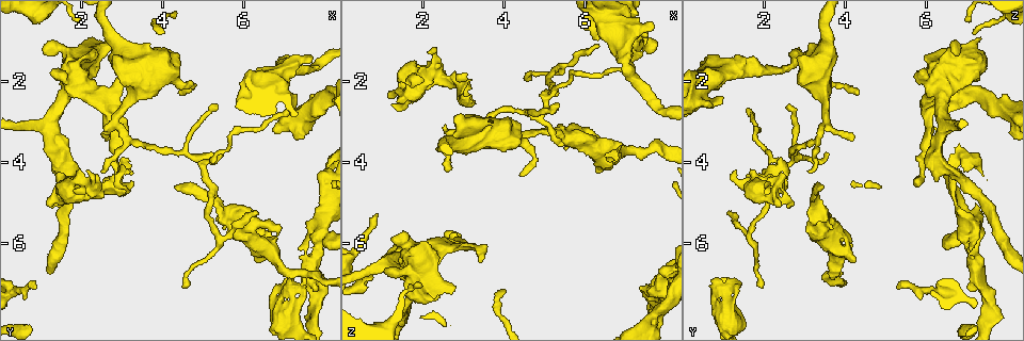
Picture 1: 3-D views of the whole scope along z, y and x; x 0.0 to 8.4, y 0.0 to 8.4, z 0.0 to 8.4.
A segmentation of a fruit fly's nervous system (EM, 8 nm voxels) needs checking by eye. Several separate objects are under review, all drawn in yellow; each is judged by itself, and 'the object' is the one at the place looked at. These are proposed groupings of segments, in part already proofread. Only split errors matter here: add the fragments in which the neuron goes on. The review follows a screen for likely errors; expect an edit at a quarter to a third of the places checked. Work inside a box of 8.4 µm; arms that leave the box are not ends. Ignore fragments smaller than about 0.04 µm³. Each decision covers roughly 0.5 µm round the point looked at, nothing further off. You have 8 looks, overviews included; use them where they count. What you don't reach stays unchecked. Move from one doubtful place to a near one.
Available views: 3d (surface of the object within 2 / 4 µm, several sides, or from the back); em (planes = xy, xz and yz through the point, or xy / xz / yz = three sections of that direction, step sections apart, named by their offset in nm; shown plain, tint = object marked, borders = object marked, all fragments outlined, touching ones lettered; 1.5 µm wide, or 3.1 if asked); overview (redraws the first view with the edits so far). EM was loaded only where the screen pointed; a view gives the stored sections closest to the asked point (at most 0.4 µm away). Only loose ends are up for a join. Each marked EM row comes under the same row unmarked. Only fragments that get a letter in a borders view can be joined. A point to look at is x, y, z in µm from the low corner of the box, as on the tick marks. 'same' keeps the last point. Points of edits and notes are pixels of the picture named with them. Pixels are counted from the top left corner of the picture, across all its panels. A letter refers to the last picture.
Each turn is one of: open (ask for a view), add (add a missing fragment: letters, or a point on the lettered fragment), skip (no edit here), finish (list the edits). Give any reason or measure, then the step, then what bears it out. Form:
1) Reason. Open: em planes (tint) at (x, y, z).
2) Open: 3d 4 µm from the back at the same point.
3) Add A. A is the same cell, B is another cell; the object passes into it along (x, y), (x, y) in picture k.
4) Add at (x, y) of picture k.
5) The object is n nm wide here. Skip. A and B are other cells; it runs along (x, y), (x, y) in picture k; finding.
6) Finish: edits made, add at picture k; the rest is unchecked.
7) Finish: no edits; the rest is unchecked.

Thin end. Open: 3d 2 µm at (5.45, 3.75, 3.55).

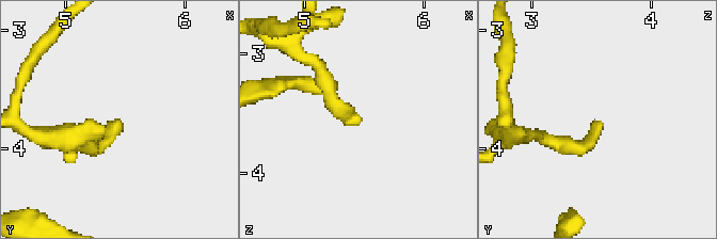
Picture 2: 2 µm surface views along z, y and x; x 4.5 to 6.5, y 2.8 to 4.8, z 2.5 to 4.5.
Open: em xy step 8 (tint) at (5.44, 3.76, 3.56).

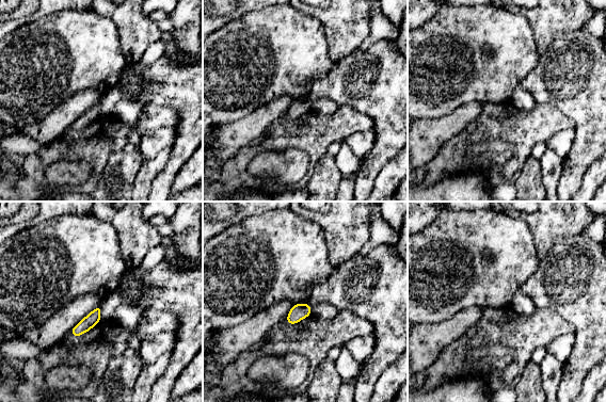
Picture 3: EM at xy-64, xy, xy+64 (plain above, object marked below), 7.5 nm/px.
Open: em planes (borders) at the same point.

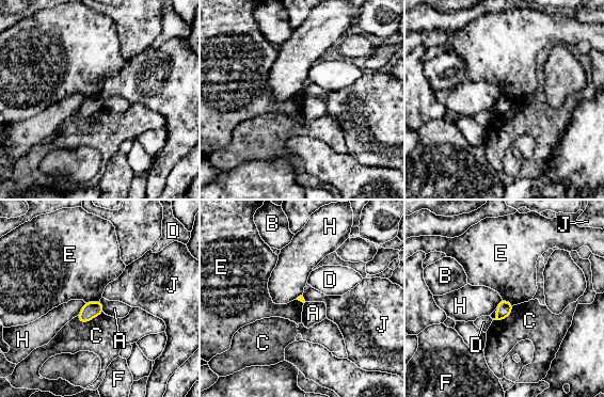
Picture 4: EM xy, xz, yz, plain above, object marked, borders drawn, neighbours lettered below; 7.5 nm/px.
Skip. A, B, C, D, E, F, H and J are other cells; a border runs along (99, 300), (85, 303) in picture 4; no lettered fragment goes on from it.

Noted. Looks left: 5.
Thick end. Open: em planes (tint) at (7.70, 1.40, 0.70).

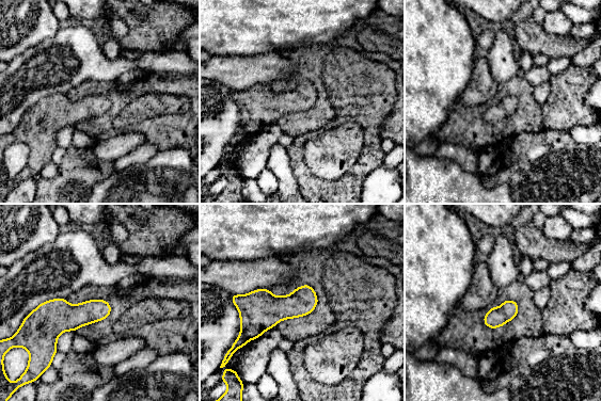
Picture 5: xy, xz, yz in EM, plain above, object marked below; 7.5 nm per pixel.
Open: em planes (borders) at the same point.

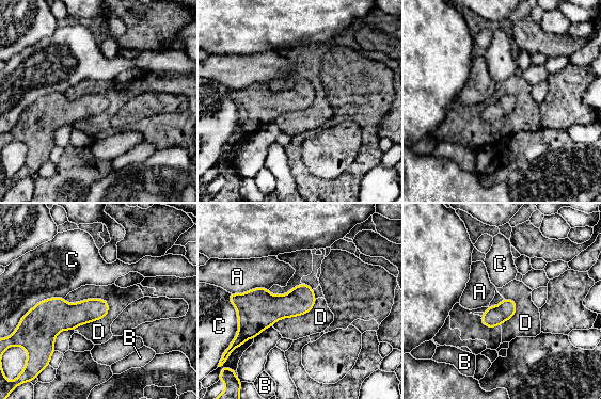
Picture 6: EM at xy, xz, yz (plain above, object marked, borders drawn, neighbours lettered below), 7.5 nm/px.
The longest contact is with D, 360 nm. Skip. A, B, C and D are other cells; no lettered fragment goes on from it.

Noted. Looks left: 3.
Branch stops here. Open: 3d 4 µm at (6.20, 2.45, 1.00).

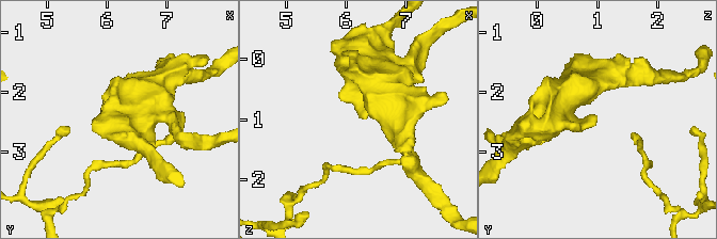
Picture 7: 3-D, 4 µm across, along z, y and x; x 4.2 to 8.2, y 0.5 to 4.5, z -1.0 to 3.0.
Shape alone is not enough. Open: em xy step 4 (borders) at (6.25, 2.40, 1.00).

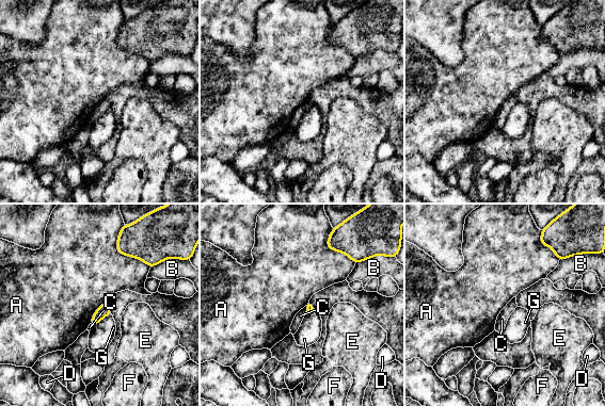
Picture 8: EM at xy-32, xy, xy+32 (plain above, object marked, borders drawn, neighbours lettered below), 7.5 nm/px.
Skip. A, B, C, D, E, F and G are other cells; a border runs along (117, 237), (121, 253), (150, 266) in picture 8; none of them fits.

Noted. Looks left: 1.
Finish: no edits; the rest is unchecked.

